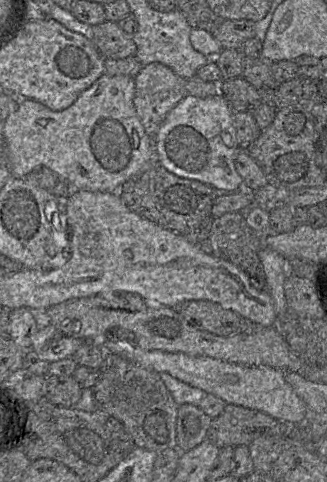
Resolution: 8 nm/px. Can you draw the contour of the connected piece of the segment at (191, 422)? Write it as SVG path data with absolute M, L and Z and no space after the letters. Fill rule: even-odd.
M183 404L177 412L177 448L187 452L200 445L208 436L212 418L193 404Z

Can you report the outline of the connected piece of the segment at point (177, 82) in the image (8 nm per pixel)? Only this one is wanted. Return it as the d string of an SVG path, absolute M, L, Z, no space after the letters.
M162 63L142 66L134 76L133 104L149 137L155 139L168 112L186 95L186 81Z

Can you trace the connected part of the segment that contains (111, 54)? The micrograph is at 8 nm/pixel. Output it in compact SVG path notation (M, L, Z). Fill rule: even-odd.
M105 20L93 26L92 42L104 59L121 59L135 56L133 37L117 22Z

